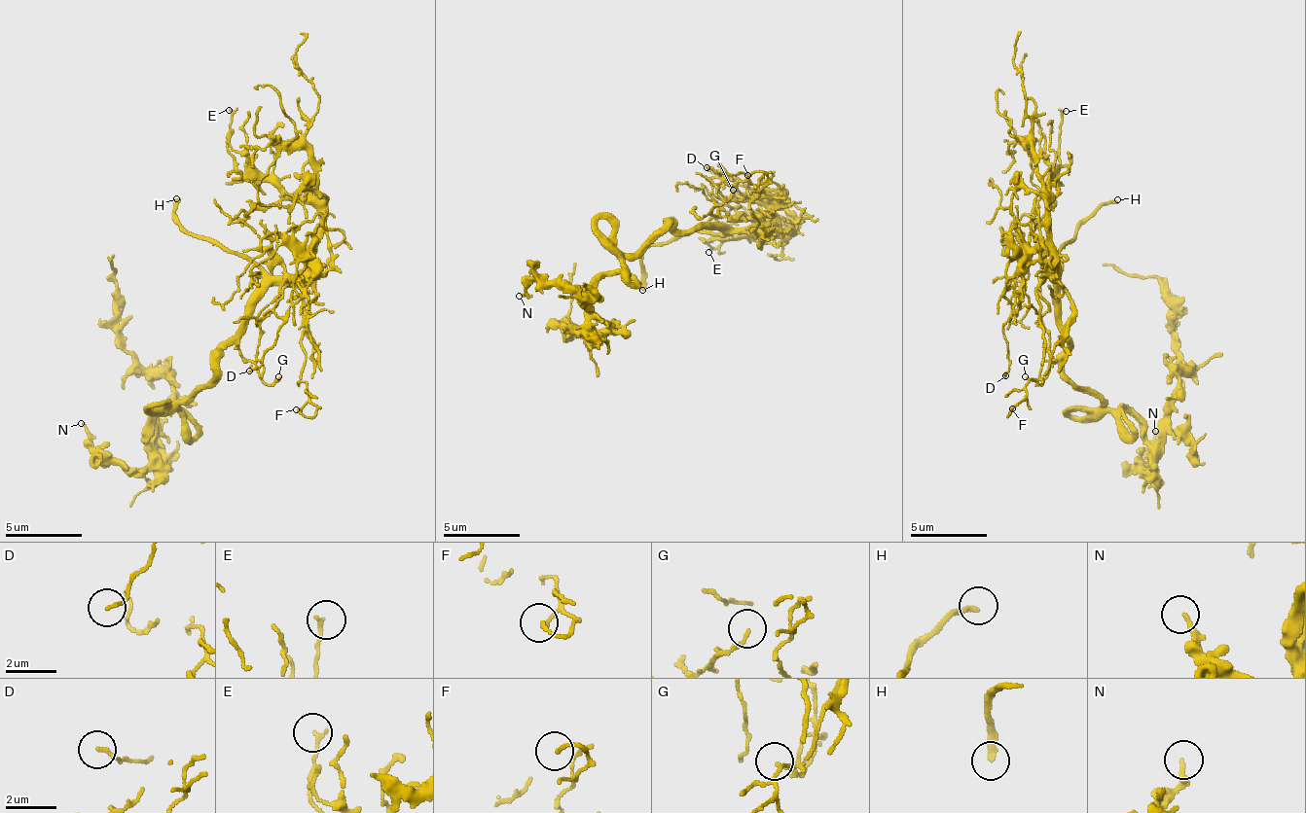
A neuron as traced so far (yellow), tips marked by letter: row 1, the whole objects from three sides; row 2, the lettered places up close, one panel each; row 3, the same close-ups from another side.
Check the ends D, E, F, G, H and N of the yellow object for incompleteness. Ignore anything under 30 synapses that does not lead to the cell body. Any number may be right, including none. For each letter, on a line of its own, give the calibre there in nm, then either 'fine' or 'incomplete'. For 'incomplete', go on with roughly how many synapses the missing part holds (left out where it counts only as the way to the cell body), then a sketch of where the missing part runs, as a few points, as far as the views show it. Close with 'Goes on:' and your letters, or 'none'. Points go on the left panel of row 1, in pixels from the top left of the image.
D: 110 nm thick; fine
E: 150 nm thick; fine
F: 140 nm thick; fine
G: 90 nm thick; fine
H: 200 nm thick; incomplete; missing branch runs (176, 198), (183, 220), (168, 243), (241, 373), (247, 413), (211, 449), (129, 456), (82, 500), (41, 444)
N: 170 nm thick; fine
Goes on: H

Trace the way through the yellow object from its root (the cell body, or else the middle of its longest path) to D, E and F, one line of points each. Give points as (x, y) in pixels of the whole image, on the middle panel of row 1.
D: (669, 222), (692, 229), (773, 229), (778, 195), (768, 178), (755, 185), (741, 171), (707, 167)
E: (669, 222), (675, 229), (788, 232), (718, 238), (711, 243), (705, 240), (712, 247), (708, 252)
F: (669, 222), (675, 229), (754, 229), (758, 245), (751, 204), (767, 183), (766, 174), (754, 170), (747, 175)

